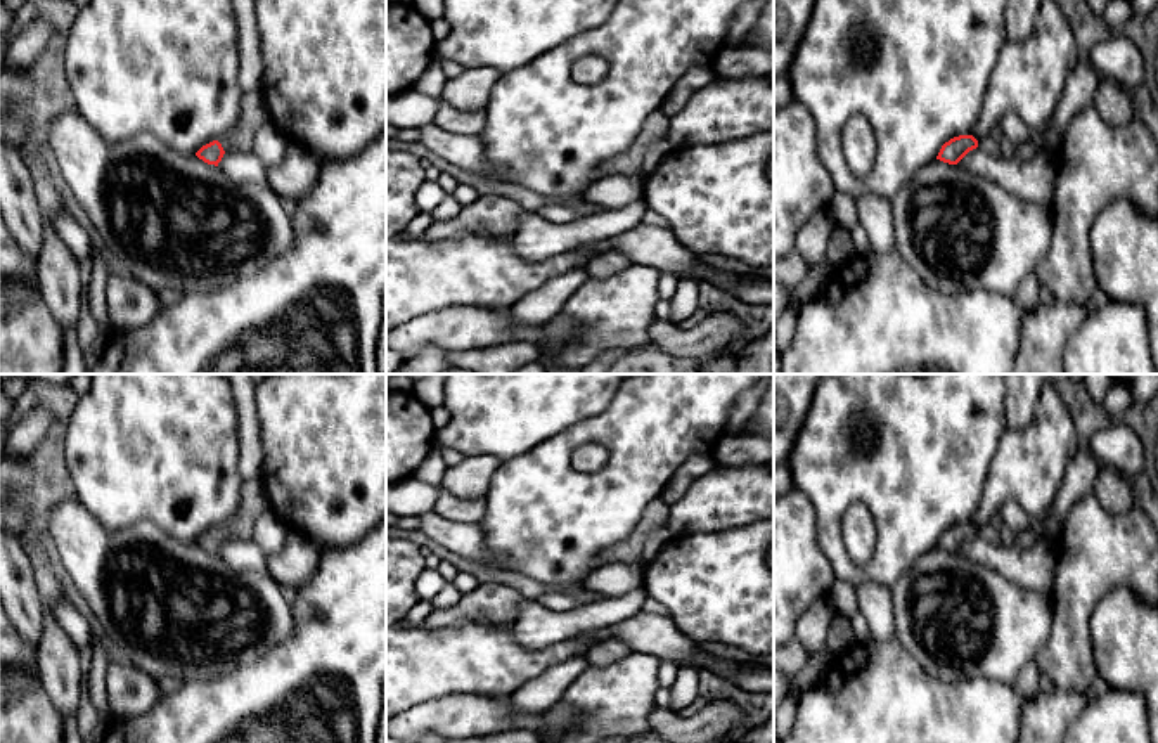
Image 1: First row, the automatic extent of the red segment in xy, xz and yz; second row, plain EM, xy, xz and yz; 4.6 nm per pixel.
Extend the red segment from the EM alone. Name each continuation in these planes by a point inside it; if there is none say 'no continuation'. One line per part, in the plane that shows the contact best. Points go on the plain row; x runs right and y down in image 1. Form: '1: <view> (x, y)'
1: xy (253, 501)

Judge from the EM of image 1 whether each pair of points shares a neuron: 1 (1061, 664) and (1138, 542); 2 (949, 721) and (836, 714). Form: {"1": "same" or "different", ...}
{"1": "same", "2": "same"}

